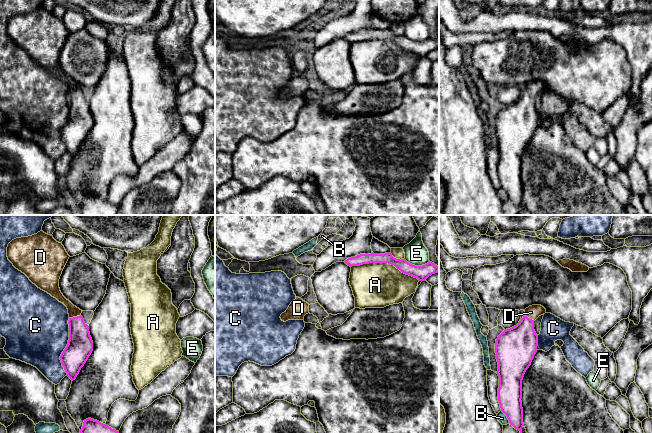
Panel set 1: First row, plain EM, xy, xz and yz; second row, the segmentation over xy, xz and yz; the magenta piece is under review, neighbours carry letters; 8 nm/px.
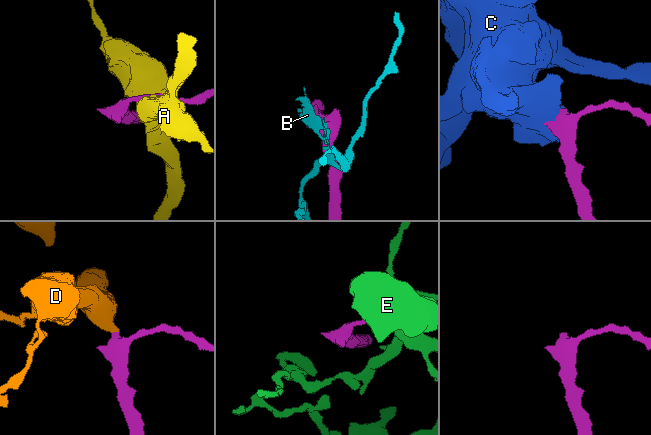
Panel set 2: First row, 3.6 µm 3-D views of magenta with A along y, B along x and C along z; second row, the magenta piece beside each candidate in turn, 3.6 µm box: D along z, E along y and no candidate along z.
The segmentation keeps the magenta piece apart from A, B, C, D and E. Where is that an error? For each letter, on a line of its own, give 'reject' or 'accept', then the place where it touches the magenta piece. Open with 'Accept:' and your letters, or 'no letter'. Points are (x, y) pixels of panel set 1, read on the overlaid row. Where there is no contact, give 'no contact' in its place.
Accept: D
A: reject; contact xz (385, 262)
B: reject; contact yz (507, 417)
C: reject; contact xy (66, 347)
D: accept; contact xy (74, 317)
E: reject; contact xz (417, 266)

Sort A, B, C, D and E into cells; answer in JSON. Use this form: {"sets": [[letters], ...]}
{"sets": [["A"], ["B"], ["C"], ["D"], ["E"]]}

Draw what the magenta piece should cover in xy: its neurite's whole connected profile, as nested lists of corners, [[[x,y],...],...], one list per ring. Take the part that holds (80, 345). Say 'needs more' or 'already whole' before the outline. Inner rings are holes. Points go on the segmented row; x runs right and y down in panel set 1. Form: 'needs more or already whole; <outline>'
needs more; [[[40,231],[12,240],[7,247],[7,257],[33,284],[67,307],[69,340],[60,360],[67,376],[75,380],[93,351],[93,341],[89,326],[81,316],[82,310],[67,300],[59,288],[60,276],[70,256],[62,243]]]

